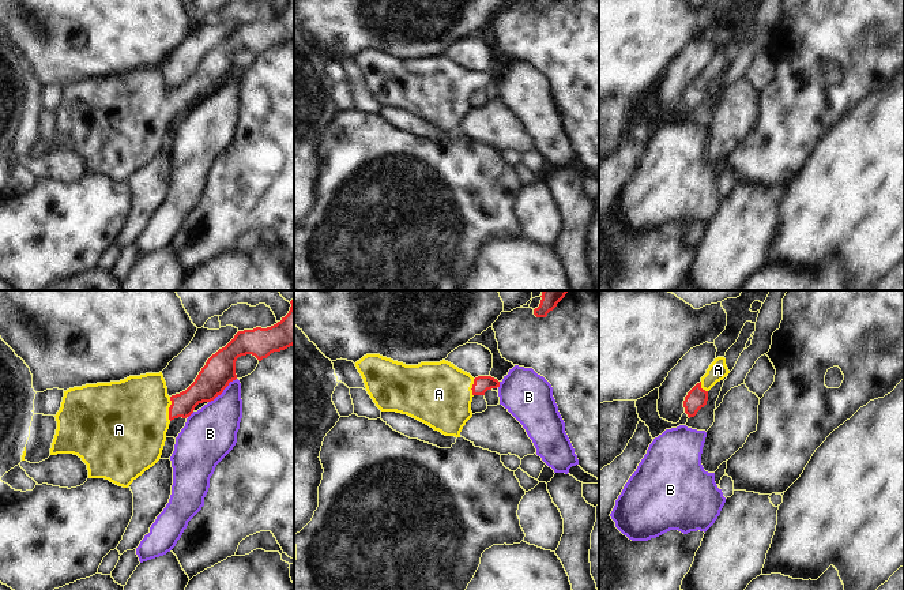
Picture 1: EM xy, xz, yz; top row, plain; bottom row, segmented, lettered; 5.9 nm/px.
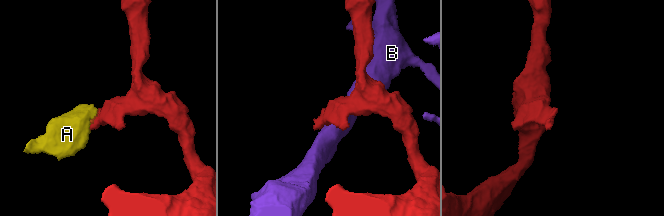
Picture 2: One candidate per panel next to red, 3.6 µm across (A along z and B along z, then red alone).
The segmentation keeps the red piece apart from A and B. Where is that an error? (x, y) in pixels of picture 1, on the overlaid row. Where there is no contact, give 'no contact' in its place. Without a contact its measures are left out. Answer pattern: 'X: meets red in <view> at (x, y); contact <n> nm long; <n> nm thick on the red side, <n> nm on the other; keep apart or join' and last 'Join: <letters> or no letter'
A: meets red in xy at (169, 409); contact 140 nm long; 160 nm thick on the red side, 480 nm on the other; join
B: meets red in xy at (222, 391); contact 220 nm long; 190 nm thick on the red side, 300 nm on the other; keep apart
Join: A

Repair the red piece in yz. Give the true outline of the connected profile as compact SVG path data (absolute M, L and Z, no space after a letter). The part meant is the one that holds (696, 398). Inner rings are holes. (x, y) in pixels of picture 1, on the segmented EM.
M717 357L707 369L707 373L701 377L685 397L683 407L688 417L694 417L697 412L707 405L708 391L730 373L726 358Z

